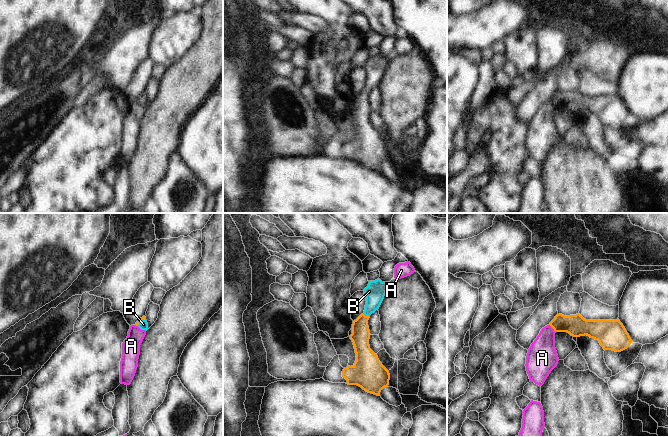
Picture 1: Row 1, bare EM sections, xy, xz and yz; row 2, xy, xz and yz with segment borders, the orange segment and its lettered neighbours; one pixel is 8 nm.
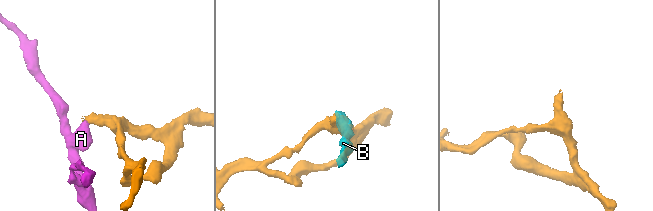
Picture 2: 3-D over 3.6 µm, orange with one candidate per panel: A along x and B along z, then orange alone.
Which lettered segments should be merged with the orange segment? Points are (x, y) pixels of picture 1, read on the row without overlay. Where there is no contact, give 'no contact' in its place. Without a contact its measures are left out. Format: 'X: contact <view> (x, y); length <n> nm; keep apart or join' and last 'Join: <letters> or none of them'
A: contact yz (552, 103); length 90 nm; keep apart
B: contact xz (366, 92); length 60 nm; join
Join: B

